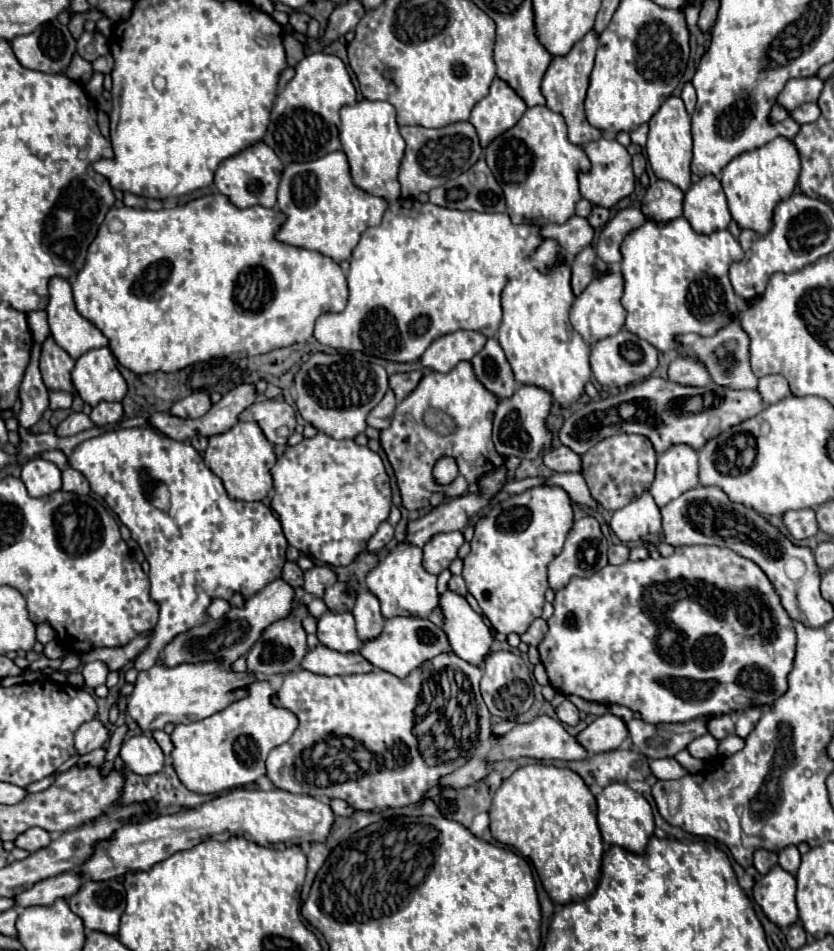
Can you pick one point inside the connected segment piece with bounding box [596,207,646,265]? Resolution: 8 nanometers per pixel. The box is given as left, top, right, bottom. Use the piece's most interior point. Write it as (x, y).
(608, 249)

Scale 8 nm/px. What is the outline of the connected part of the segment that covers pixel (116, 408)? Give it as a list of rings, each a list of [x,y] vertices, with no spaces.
[[[98,403],[92,413],[90,413],[90,421],[98,427],[106,427],[106,425],[114,425],[118,423],[122,417],[122,405],[120,403]]]

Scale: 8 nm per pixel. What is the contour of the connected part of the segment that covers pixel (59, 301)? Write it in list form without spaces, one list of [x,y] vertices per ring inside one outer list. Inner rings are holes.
[[[64,277],[50,279],[50,303],[46,307],[50,333],[54,341],[74,359],[90,349],[108,345],[104,333],[88,319],[84,319],[74,305],[72,285]]]

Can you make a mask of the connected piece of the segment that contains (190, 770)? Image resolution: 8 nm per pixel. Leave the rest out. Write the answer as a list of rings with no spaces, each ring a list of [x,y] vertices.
[[[260,679],[248,685],[248,695],[244,699],[238,699],[234,703],[230,703],[226,709],[196,721],[196,723],[188,723],[188,725],[176,725],[172,737],[174,743],[174,751],[172,751],[172,761],[174,761],[174,769],[180,777],[180,781],[196,793],[220,793],[224,789],[234,789],[234,787],[244,787],[254,783],[258,777],[262,777],[266,773],[266,757],[268,753],[286,743],[292,733],[298,727],[298,717],[292,711],[286,711],[284,707],[278,707],[272,703],[272,697],[276,695],[276,689],[270,685],[270,681]]]

